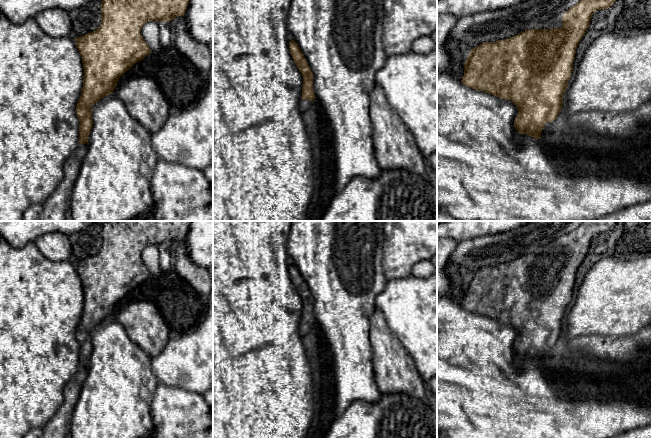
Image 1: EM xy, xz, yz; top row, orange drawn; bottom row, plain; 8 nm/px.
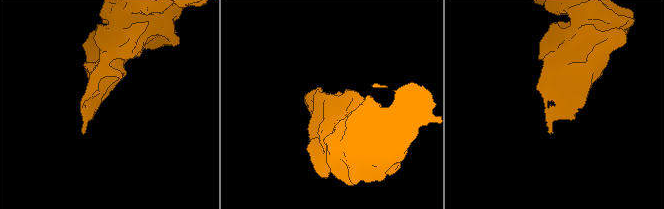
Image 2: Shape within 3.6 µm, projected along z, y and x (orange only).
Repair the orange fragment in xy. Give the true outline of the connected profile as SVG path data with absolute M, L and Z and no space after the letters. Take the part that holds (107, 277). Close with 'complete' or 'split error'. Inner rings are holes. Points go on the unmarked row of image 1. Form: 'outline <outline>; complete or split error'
outline M103 221L100 250L93 256L75 262L82 282L84 300L81 320L76 330L79 342L79 367L65 385L63 403L54 416L42 427L40 438L68 438L68 428L87 377L89 358L92 353L92 330L112 318L119 302L135 287L142 285L151 273L142 261L141 254L149 245L167 246L184 240L190 221Z; split error

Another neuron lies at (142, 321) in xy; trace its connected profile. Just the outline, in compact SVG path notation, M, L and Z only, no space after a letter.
M142 299L116 309L112 319L119 322L131 340L151 358L164 349L173 335L156 306Z

